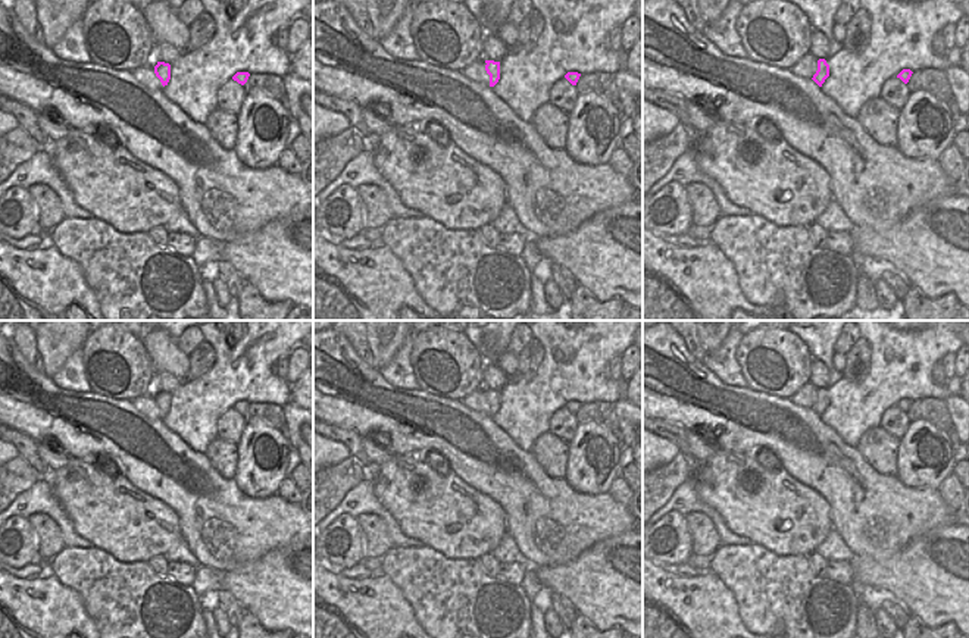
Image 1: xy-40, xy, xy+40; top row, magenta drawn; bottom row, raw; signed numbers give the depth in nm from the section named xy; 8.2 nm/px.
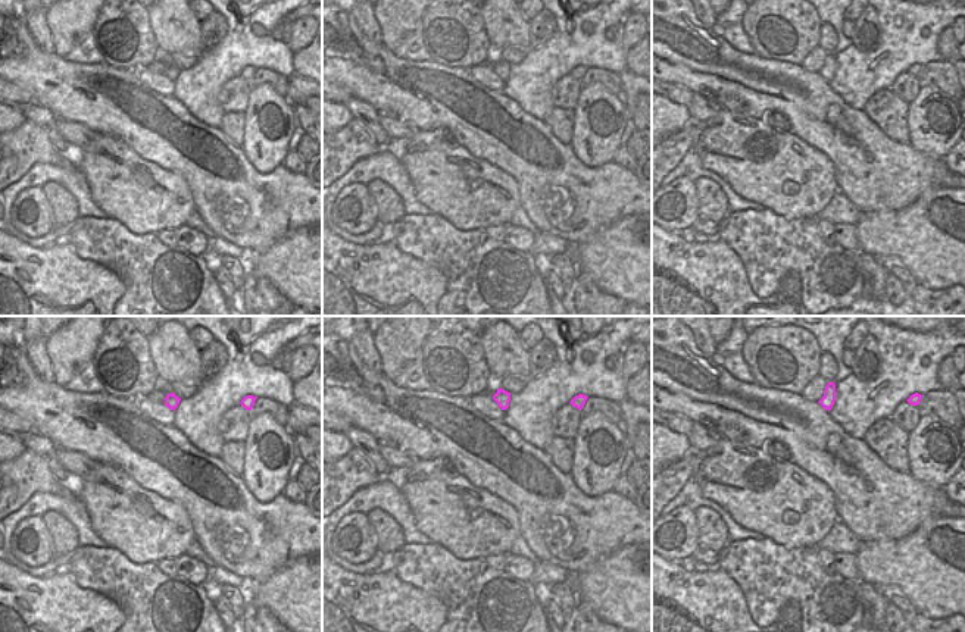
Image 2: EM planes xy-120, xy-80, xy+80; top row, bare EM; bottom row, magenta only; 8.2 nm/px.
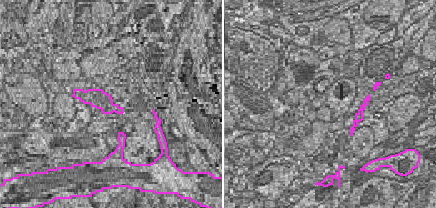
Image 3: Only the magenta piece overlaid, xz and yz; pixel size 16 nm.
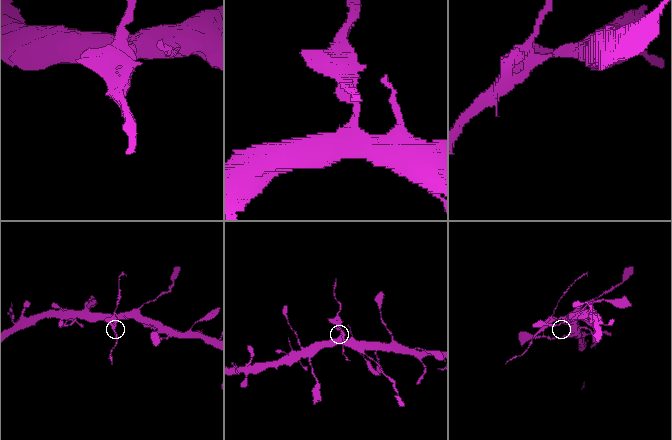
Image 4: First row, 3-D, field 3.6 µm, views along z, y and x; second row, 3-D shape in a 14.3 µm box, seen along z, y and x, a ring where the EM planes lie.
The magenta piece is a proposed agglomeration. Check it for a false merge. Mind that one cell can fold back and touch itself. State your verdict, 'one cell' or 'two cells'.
two cells

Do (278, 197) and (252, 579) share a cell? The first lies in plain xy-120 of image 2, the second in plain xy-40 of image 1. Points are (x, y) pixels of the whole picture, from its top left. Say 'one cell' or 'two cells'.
two cells

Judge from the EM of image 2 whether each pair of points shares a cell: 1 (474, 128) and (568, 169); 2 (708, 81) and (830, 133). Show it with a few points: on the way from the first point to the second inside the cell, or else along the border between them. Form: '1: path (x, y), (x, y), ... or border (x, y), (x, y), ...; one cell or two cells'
1: path (497, 135), (521, 144), (545, 165); one cell
2: path (739, 85), (758, 94), (799, 102); one cell

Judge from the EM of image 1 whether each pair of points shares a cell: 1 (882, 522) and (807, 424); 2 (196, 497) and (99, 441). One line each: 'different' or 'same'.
1: same
2: same

